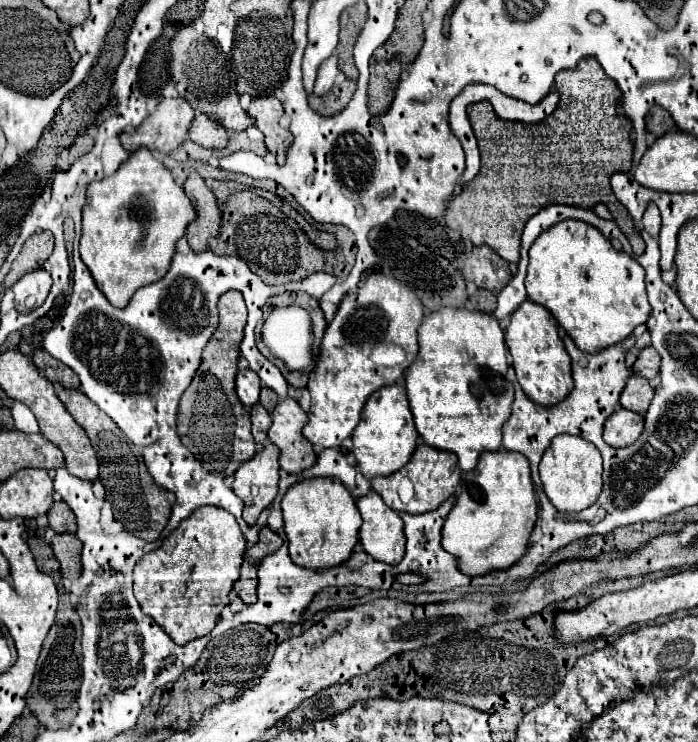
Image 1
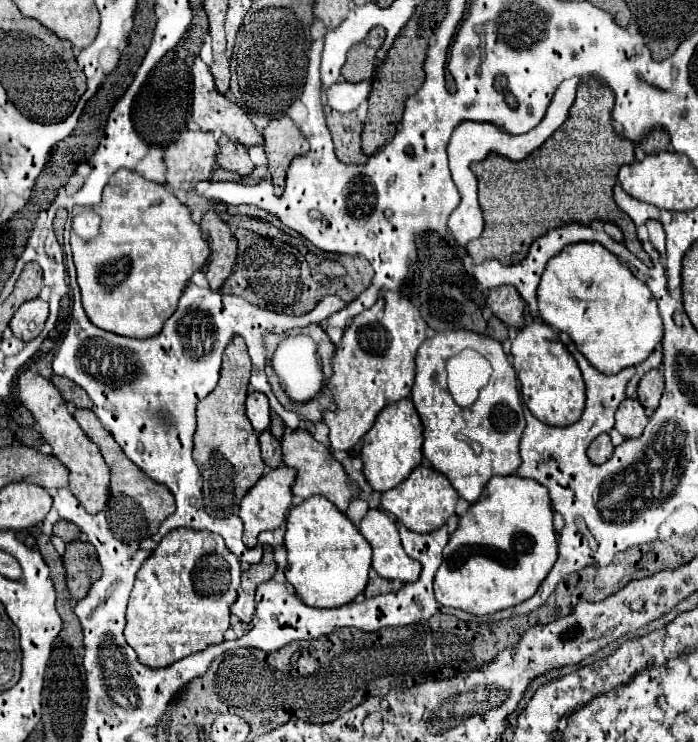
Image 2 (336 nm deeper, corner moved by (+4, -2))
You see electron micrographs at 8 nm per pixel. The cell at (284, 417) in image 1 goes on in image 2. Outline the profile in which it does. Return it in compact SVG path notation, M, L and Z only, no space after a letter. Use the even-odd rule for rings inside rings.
M298 429L298 431L292 431L292 433L284 435L284 439L282 439L282 453L284 453L284 465L294 467L298 471L296 483L292 487L296 497L308 499L312 495L322 495L328 501L332 501L342 513L346 513L350 501L360 495L360 487L356 485L356 481L352 481L346 475L344 467L332 457L330 449L326 445L318 443L308 431Z

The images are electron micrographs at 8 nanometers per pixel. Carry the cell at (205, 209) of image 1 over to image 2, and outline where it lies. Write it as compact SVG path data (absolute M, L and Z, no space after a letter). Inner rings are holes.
M214 211L204 213L200 229L212 249L206 267L206 277L210 281L210 289L218 291L228 279L228 275L232 273L232 267L236 263L238 243L236 237L230 233L228 225Z

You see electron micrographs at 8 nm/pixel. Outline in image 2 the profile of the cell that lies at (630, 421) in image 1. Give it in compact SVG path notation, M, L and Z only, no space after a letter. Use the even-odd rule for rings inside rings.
M602 433L602 435L598 435L598 437L590 443L590 447L588 447L588 457L590 457L590 461L592 461L594 465L602 465L604 461L608 461L608 457L612 455L612 451L614 451L614 445L612 445L610 437L608 437L606 433Z

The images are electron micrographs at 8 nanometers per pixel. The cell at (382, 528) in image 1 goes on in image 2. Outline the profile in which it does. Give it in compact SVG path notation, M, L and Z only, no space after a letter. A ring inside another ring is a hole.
M370 509L360 523L360 533L372 545L372 567L380 577L398 579L402 583L410 583L420 577L420 563L406 555L398 527L386 511Z

